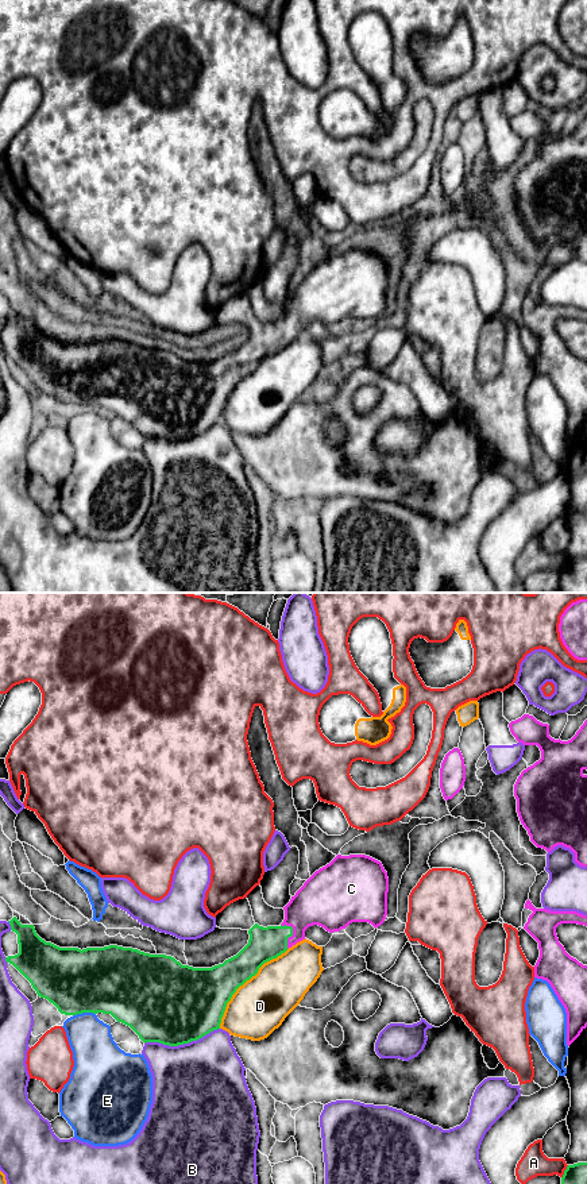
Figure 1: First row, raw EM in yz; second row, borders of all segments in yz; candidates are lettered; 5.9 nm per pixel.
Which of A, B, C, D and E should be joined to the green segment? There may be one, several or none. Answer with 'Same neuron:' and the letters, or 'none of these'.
Same neuron: C

